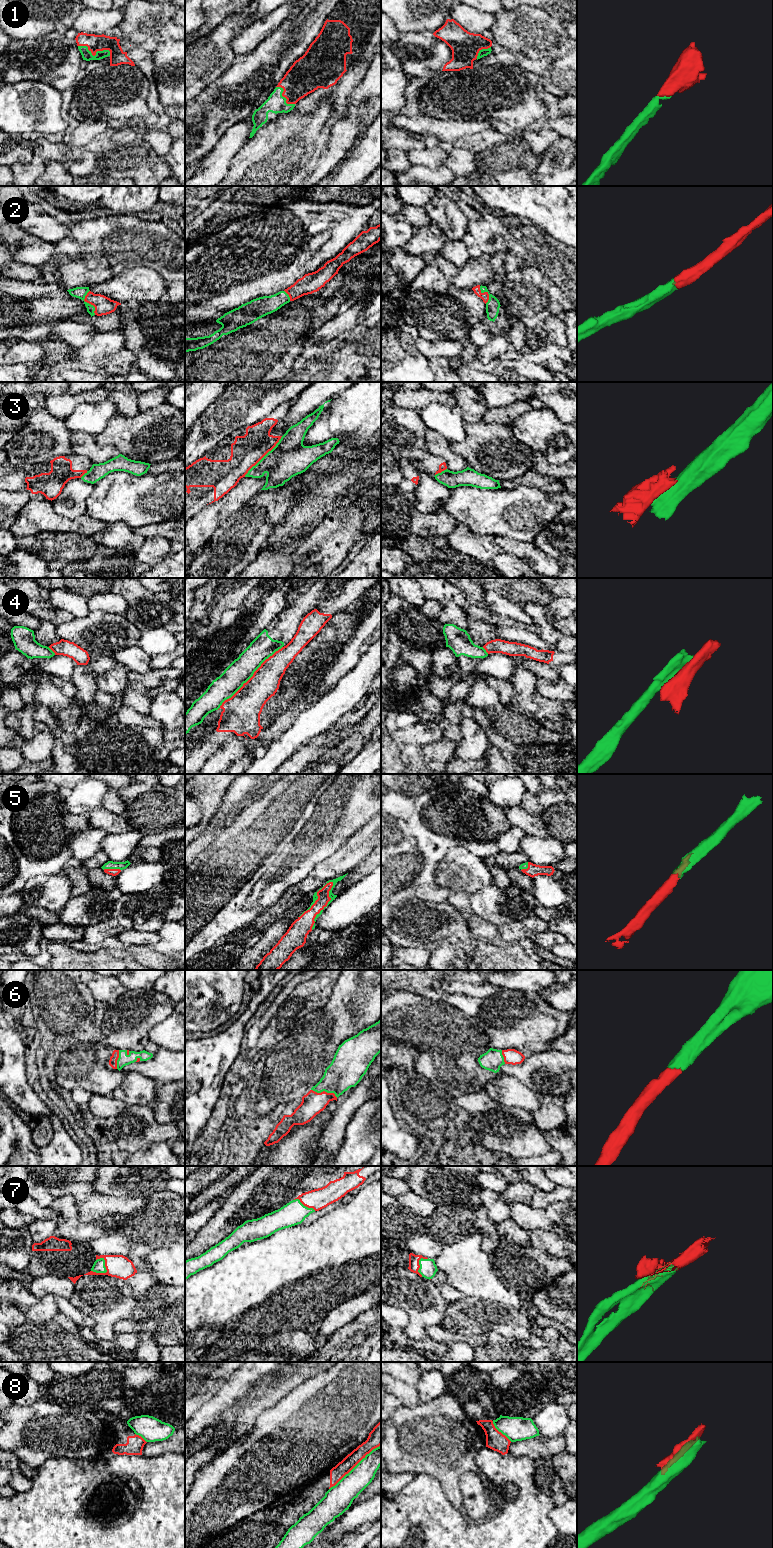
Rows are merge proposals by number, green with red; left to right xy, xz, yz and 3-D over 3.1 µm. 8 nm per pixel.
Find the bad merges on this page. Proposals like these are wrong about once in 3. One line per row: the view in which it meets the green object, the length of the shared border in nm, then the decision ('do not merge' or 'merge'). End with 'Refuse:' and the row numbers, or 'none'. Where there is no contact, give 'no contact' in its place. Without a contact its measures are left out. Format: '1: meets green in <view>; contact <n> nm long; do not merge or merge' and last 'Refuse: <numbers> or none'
1: meets green in xy; contact 280 nm long; merge
2: meets green in xy; contact 200 nm long; merge
3: meets green in xz; contact 440 nm long; do not merge
4: meets green in xz; contact 750 nm long; do not merge
5: meets green in xz; contact 420 nm long; merge
6: meets green in xz; contact 220 nm long; merge
7: meets green in xy; contact 160 nm long; merge
8: meets green in xz; contact 550 nm long; do not merge
Refuse: 3, 4, 8

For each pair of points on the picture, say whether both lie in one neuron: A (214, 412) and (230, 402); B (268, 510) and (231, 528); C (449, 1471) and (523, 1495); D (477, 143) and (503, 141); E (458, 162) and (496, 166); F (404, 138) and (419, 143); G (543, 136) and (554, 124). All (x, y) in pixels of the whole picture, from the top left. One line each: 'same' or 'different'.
A: same
B: same
C: different
D: same
E: different
F: same
G: different

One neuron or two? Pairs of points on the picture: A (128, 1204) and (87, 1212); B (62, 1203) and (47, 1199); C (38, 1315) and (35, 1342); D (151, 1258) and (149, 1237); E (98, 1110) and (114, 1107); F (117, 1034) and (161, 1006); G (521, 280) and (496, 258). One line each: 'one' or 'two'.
A: one
B: one
C: two
D: two
E: one
F: one
G: two

